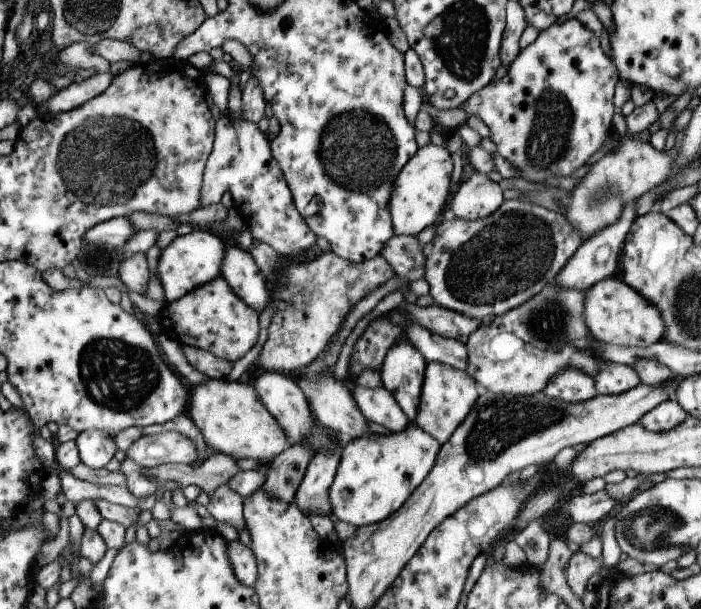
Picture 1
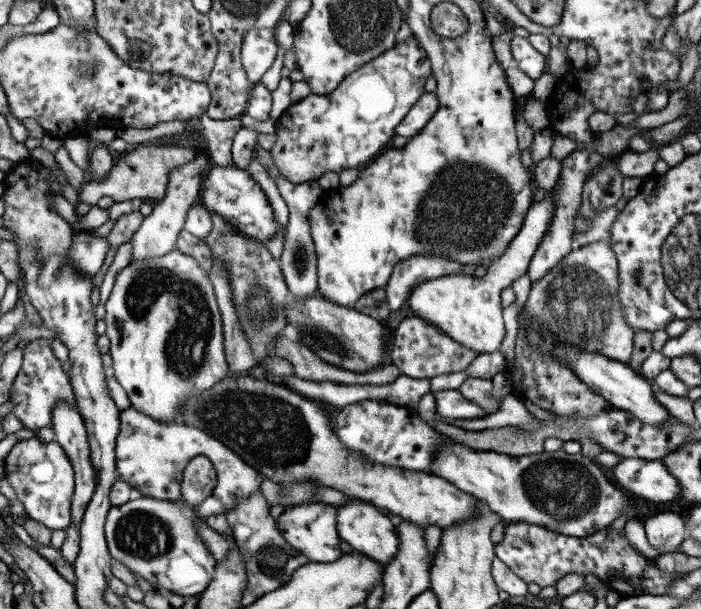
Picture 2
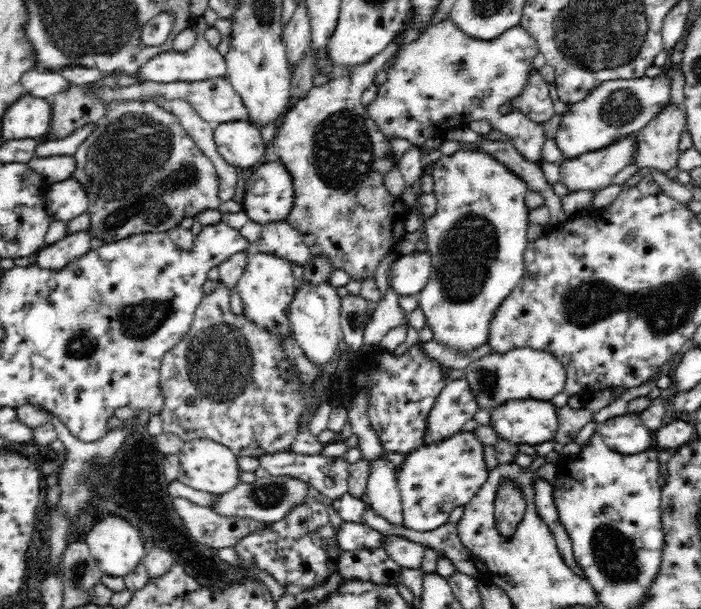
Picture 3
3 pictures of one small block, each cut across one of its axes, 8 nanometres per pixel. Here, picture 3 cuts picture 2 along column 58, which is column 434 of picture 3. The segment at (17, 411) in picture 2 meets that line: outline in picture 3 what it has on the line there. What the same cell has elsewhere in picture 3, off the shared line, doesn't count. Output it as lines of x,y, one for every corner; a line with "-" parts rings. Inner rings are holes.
252,252
247,258
244,272
242,273
240,280
238,280
235,288
243,302
242,316
252,321
252,323
268,329
270,333
278,333
278,335
282,335
282,338
280,338
282,339
280,345
282,345
286,357
290,359
293,370
299,370
299,373
301,374
301,382
303,383
303,391
305,392
305,402
307,402
307,410
304,415
307,415
309,419
312,420
322,401
326,398
330,398
329,392
332,392
334,396
339,397
339,400
341,398
343,403
346,398
354,398
356,394
360,394
360,391
364,391
365,394
369,396
367,414
370,418
371,426
386,453
392,452
408,455
411,451
421,448
425,445
426,434
428,434
428,416
430,416
430,412
432,411
432,408
434,408
438,396
440,396
442,390
448,384
447,374
444,372
444,370
448,368
445,368
442,364
438,363
438,361
426,357
426,355
420,351
419,347
424,342
414,344
412,348
408,348
406,353
398,351
395,356
392,356
390,352
383,349
379,350
377,353
374,351
373,353
360,355
359,357
356,355
355,368
352,368
351,372
343,378
336,374
336,378
331,382
328,393
319,401
313,401
310,391
312,391
312,387
315,387
315,384
321,377
325,367
310,362
310,359
304,354
304,351
299,347
299,344
293,337
289,319
284,312
290,302
294,300
294,294
296,294
296,288
298,286
297,280
294,279
292,266
290,264
291,262
289,260
271,255
270,253

